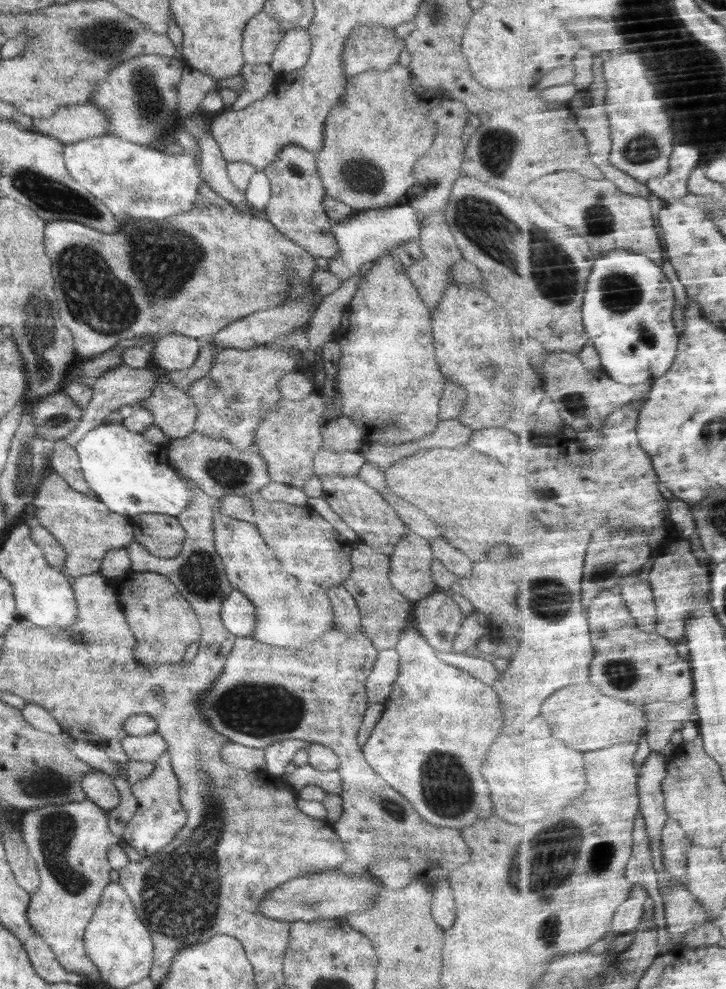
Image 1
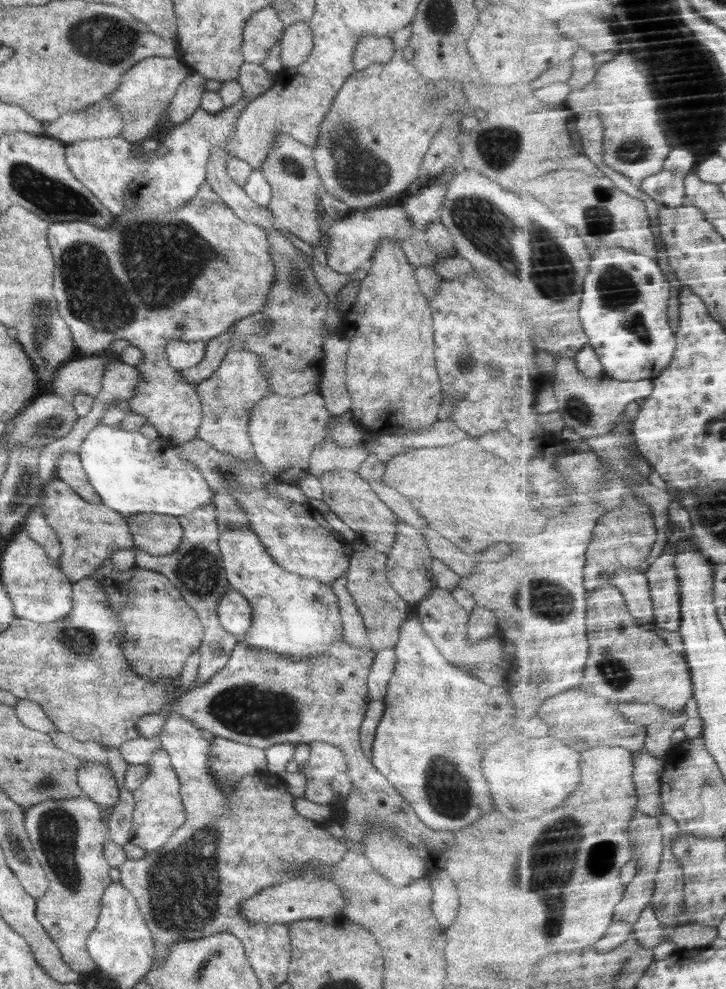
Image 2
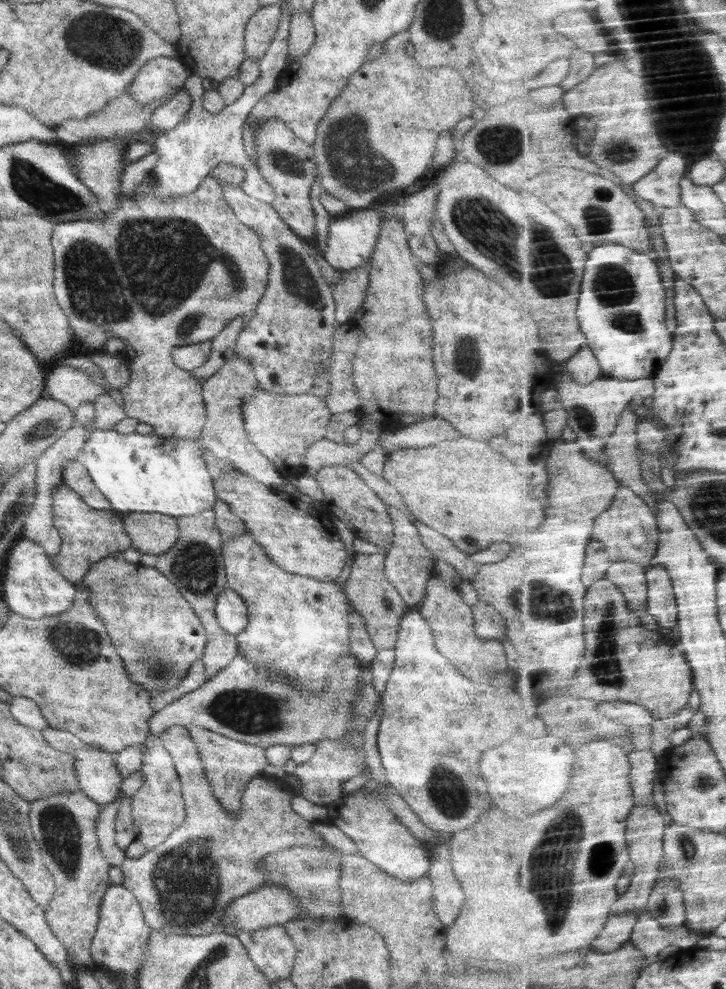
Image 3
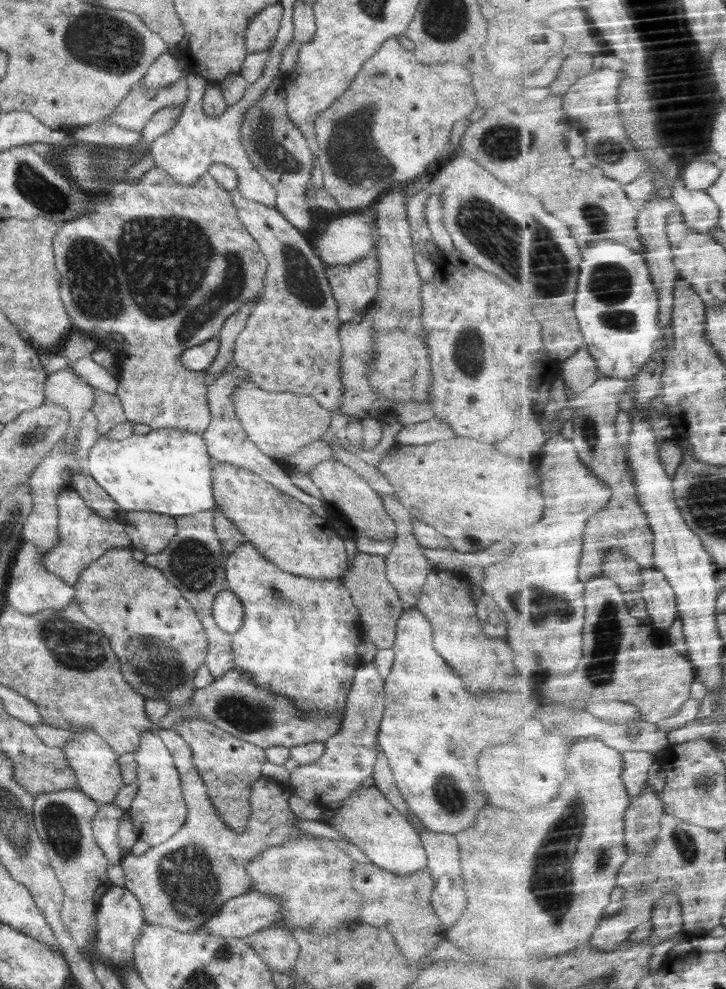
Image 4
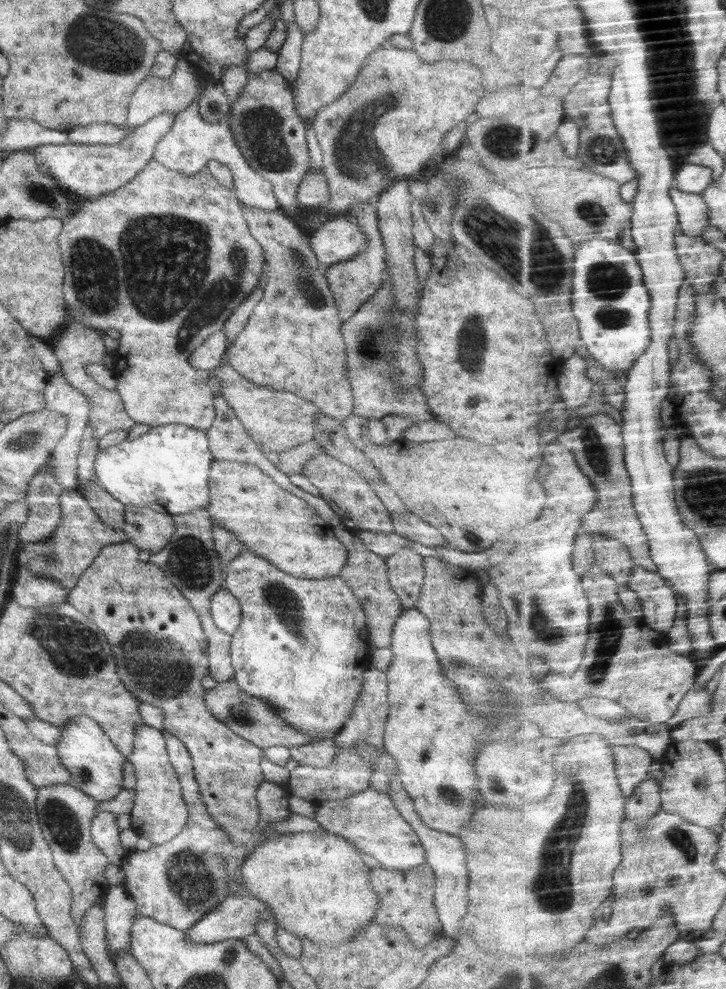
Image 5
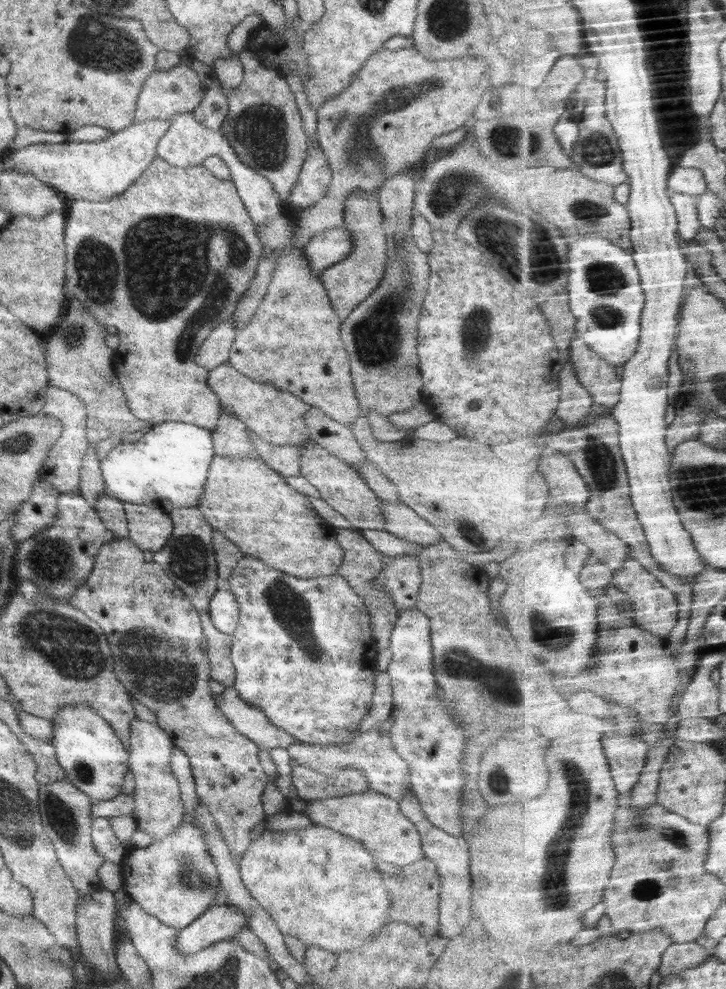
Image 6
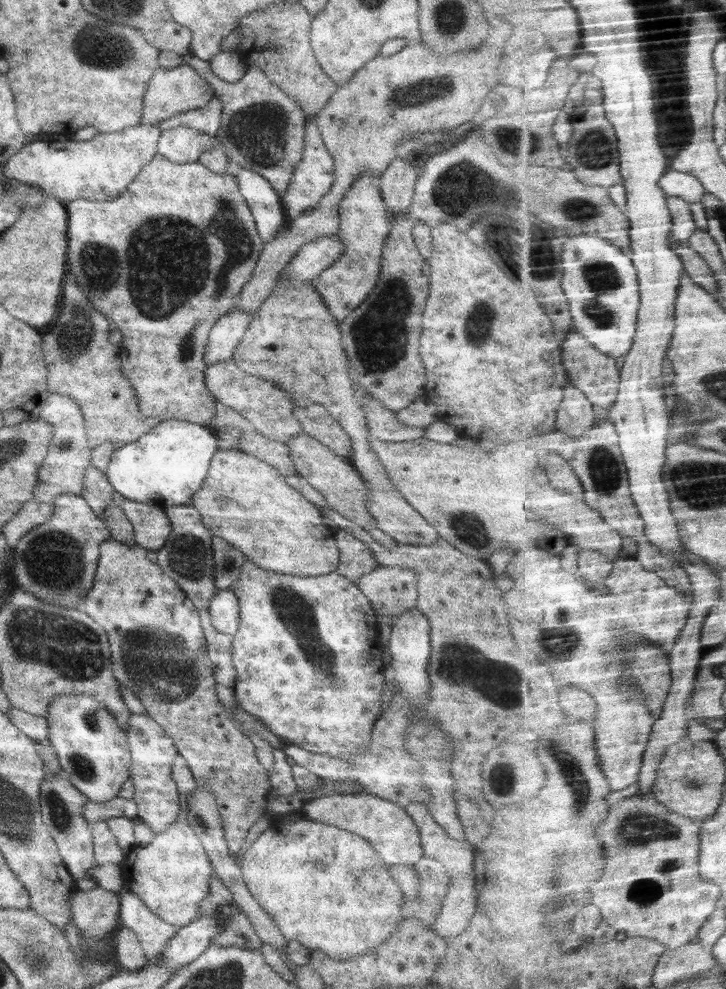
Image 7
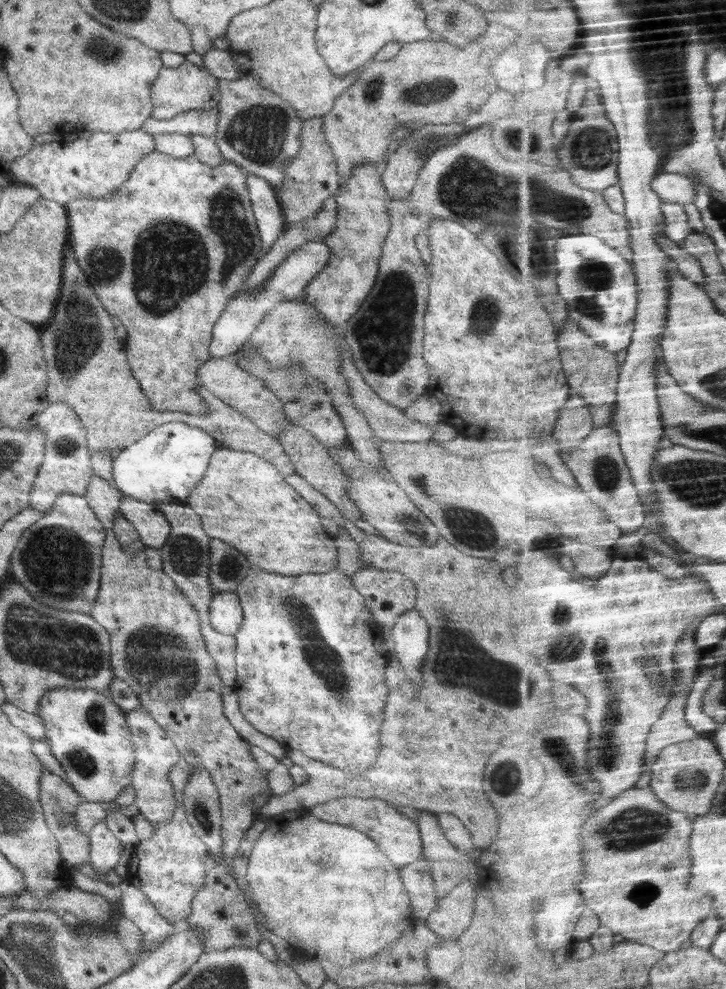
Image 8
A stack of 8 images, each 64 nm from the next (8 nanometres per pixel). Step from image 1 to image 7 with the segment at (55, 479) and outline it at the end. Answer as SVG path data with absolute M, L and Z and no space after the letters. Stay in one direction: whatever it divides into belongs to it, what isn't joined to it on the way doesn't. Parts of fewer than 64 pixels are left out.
M61 494L55 497L52 503L54 512L50 518L30 529L12 550L10 574L14 575L20 589L33 594L36 598L48 604L78 609L81 605L81 598L87 595L94 584L100 558L100 545L110 538L111 532L105 522L94 514L82 495Z

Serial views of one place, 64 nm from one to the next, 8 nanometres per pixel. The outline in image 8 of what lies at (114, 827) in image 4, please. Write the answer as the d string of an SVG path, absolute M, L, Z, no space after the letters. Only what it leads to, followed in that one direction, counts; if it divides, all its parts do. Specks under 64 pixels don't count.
M105 821L96 823L88 835L90 843L89 864L97 872L107 874L118 864L123 846Z

